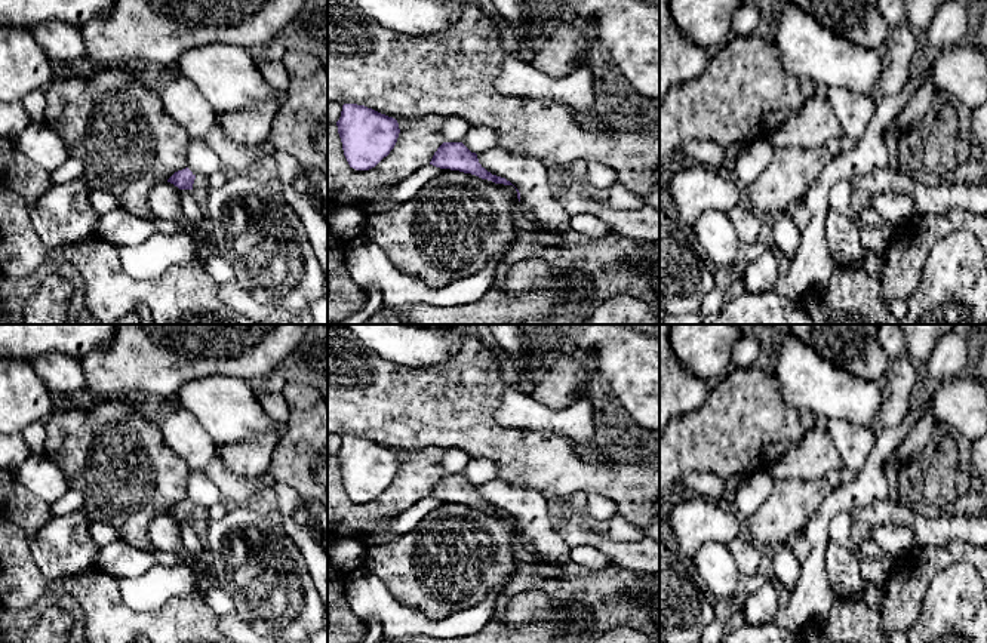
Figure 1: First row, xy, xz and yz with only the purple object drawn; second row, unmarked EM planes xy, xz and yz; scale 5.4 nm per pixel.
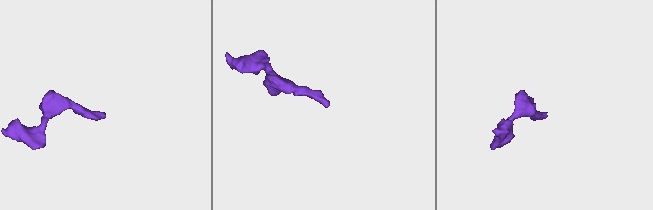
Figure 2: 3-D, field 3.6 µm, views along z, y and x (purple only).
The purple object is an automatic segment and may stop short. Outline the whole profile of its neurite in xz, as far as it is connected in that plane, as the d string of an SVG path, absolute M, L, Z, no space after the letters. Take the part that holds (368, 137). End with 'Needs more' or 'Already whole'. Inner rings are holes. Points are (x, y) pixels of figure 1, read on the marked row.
M344 104L336 121L350 167L369 170L394 148L400 129L396 119L357 104Z. Already whole

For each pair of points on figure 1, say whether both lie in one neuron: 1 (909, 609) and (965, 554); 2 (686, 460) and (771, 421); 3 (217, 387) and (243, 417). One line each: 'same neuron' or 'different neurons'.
1: same neuron
2: same neuron
3: same neuron

